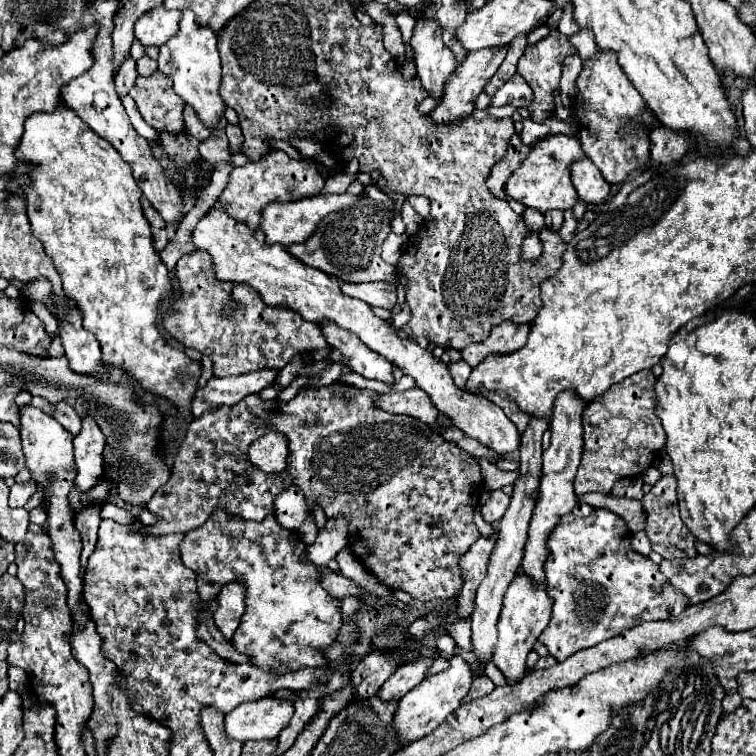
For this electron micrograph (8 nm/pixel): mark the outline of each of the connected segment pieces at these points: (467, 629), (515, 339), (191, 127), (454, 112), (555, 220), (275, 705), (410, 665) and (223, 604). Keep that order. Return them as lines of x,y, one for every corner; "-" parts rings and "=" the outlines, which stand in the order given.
469,620
455,622
451,625
445,623
445,628
448,633
454,638
458,647
467,651
472,651
471,627
=
499,324
497,328
493,328
493,332
489,334
489,338
485,338
479,344
471,344
461,348
461,358
475,368
481,360
485,360
491,354
511,354
515,350
519,350
525,342
527,342
527,334
529,334
529,324
=
191,106
185,108
185,130
187,130
191,136
195,136
197,140
207,140
209,134
211,134
211,130
199,120
199,116
195,114
195,110
193,110
=
489,48
489,50
481,50
481,52
471,52
465,56
465,60
459,64
459,68
449,76
449,80
445,82
445,92
443,98
439,102
439,106
431,112
431,118
435,124
447,124
453,120
459,120
463,116
469,116
473,112
473,102
475,98
483,92
483,86
491,80
491,76
497,72
497,68
501,66
503,58
507,54
507,48
=
561,210
547,212
547,214
545,214
545,222
547,222
547,228
559,230
559,228
563,226
563,212
561,212
=
259,698
225,714
225,734
233,740
271,740
289,724
293,704
279,698
=
417,660
417,662
405,662
405,664
401,664
401,668
397,668
385,680
385,684
381,686
381,690
379,690
377,696
383,702
399,700
401,696
405,696
411,688
415,688
423,680
423,676
425,676
425,672
427,672
429,666
431,666
431,660
=
243,584
223,586
221,594
217,596
217,602
219,602
219,608
213,614
215,626
221,630
225,640
231,640
245,612
245,586

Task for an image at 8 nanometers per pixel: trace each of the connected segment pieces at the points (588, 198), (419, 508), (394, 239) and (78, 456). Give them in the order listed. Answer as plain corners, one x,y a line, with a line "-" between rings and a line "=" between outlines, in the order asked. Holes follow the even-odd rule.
589,158
575,160
575,162
569,166
569,172
571,172
573,188
577,190
579,198
583,198
585,202
601,204
603,198
609,196
611,186
605,184
605,180
601,180
599,168
597,168
=
335,382
331,386
319,388
319,390
311,390
311,388
301,388
297,392
297,396
291,402
281,402
281,400
271,400
271,402
263,402
257,394
253,396
245,396
245,400
229,406
229,408
221,408
221,412
205,412
205,416
201,416
201,420
193,420
187,428
187,440
181,442
181,448
175,456
175,464
173,464
173,472
171,478
167,480
167,484
163,484
153,500
147,504
147,510
157,516
157,522
151,526
143,526
141,532
147,536
163,536
169,532
189,532
199,528
201,524
205,524
205,520
211,516
211,512
215,508
225,508
227,512
241,516
245,520
265,520
265,516
273,514
273,500
279,492
283,492
289,484
297,484
301,486
301,490
305,492
307,504
309,508
313,508
315,504
321,504
325,510
327,518
337,518
337,516
345,516
349,518
349,550
353,552
353,556
371,572
377,576
377,580
385,586
391,588
399,588
407,594
411,594
415,600
421,602
429,602
429,600
449,600
455,598
459,588
461,588
461,570
457,568
457,560
461,556
461,552
465,552
465,548
469,548
469,544
473,544
477,540
479,530
473,524
473,512
479,504
479,496
481,496
481,488
483,488
483,476
481,476
481,468
475,460
475,456
469,456
467,452
463,452
461,448
457,448
457,444
441,440
441,436
437,436
437,432
433,432
433,428
429,428
427,424
409,418
409,416
395,416
395,414
387,414
379,408
373,406
377,392
371,390
359,390
353,388
345,382
-
267,432
283,432
289,440
289,456
287,456
287,470
281,474
265,474
263,470
259,470
257,466
253,466
247,458
247,450
251,446
253,440
261,438
=
389,232
389,236
385,238
383,242
383,252
381,252
381,258
387,262
387,264
397,264
403,250
405,250
405,244
407,244
407,238
405,236
397,236
395,232
=
83,418
81,432
73,438
75,448
75,462
79,468
79,474
75,478
75,486
81,492
89,492
95,488
103,476
103,448
105,448
105,436
101,436
101,430
93,420

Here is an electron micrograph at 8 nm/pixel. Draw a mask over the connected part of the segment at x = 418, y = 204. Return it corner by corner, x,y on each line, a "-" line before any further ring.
411,196
408,200
422,219
426,219
429,216
431,205
427,198
423,196

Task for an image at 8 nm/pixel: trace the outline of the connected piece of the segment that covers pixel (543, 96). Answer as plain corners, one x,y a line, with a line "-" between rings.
553,30
549,32
551,36
543,38
541,42
533,44
533,46
527,46
523,56
519,58
519,66
517,66
517,72
525,78
525,82
531,86
535,98
531,102
531,106
528,106
530,118
535,122
543,122
549,118
549,110
555,106
553,102
553,90
559,88
559,80
561,80
561,68
563,68
563,58
567,54
573,54
575,48
569,44
567,36
563,36
561,32

